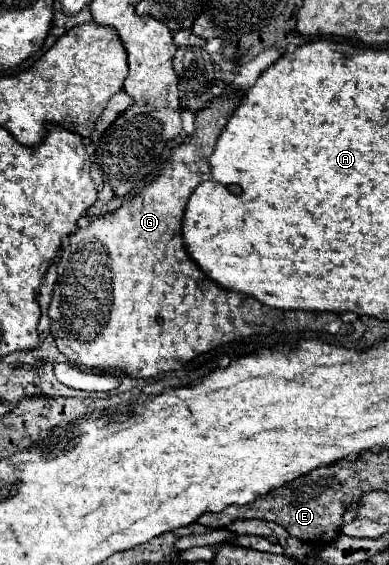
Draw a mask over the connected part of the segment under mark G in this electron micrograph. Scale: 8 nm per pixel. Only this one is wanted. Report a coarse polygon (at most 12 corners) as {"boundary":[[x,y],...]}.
{"boundary":[[243,97],[69,235],[49,305],[77,367],[175,371],[235,339],[345,333],[227,291],[183,245]]}

